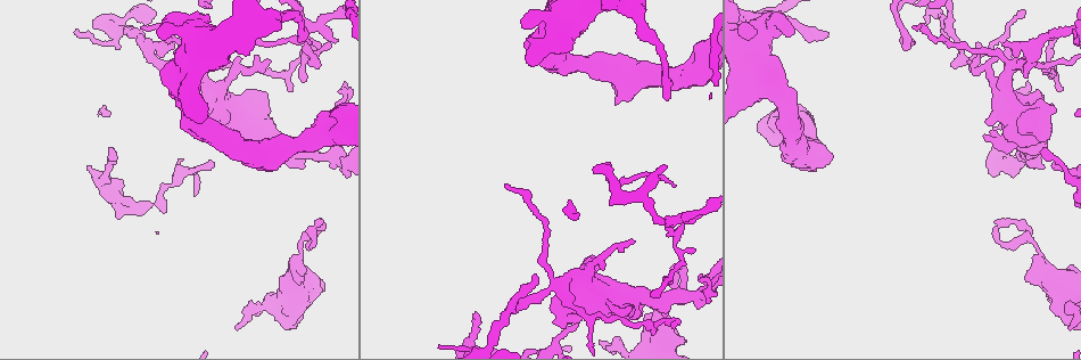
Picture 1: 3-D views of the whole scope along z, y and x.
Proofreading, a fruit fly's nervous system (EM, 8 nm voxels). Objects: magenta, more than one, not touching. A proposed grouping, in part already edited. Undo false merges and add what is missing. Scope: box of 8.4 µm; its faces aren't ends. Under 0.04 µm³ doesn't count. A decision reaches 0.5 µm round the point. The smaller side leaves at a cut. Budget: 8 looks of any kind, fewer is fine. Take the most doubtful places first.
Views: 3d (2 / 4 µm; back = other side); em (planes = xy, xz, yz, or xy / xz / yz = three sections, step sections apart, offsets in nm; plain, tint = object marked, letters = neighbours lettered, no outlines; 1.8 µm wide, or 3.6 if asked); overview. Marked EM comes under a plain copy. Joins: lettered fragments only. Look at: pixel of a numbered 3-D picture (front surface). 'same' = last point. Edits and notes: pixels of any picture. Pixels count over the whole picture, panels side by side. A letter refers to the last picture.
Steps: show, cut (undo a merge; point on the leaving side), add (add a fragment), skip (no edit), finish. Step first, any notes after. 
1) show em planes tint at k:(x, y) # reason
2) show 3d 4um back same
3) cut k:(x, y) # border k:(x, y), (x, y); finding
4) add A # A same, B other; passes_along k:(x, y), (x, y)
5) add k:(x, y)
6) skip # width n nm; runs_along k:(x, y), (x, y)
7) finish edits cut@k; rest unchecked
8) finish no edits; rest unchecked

show 3d 2um at 1:(1041, 149) # free end

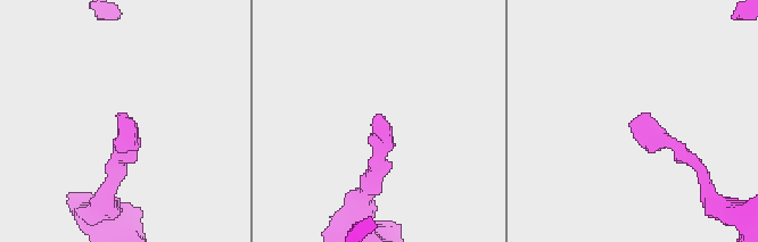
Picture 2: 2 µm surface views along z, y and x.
show em planes letters at 2:(372, 125)

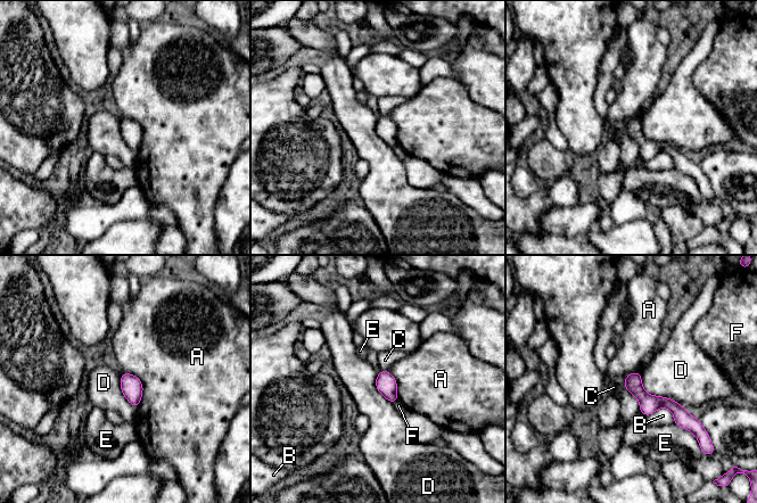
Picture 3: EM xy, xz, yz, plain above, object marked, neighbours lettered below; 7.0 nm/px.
skip # width 130 nm; A other, B other, C other, D other, E other, F other; runs_along 3:(630, 377), (649, 402), (667, 402), (689, 421); none of them fits

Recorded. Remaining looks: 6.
show 3d 2um back at 1:(666, 99) # an open end

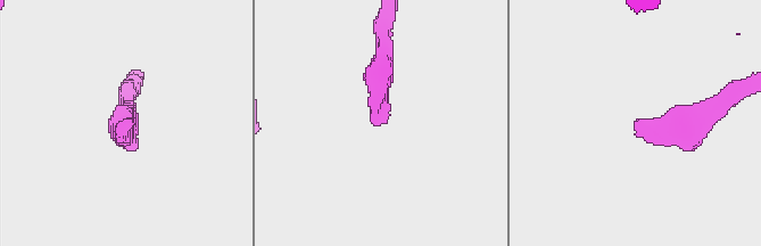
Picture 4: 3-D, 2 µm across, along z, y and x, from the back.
show em planes letters at 4:(634, 124)

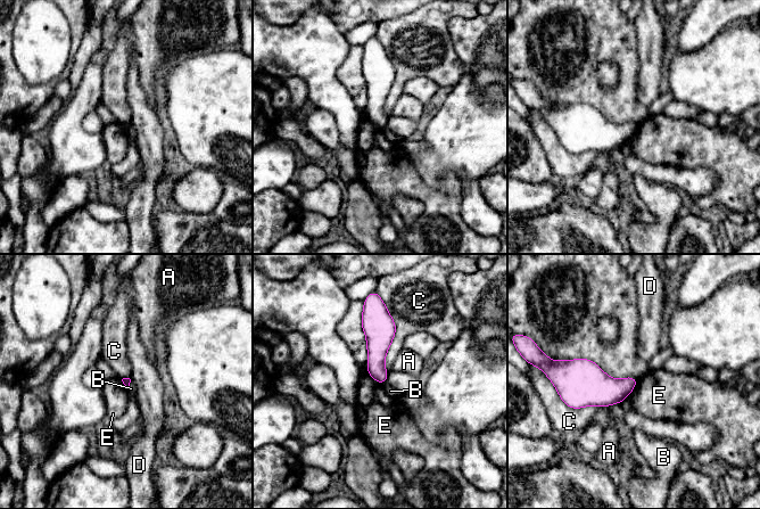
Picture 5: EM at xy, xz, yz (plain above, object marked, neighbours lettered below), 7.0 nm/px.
skip # longest_contact E 600 nm; A other, B other, C other, D other, E other; no lettered fragment goes on from it

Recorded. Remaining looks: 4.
show em 3.6um yz step 4 tint at 1:(760, 45) # thick turns thin

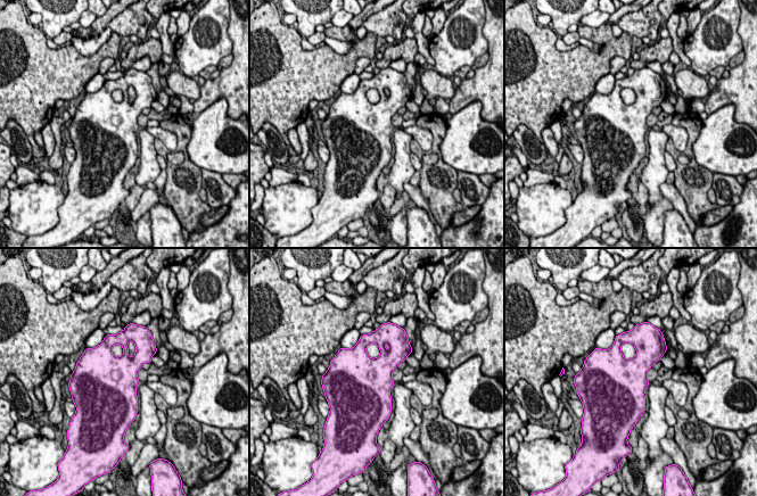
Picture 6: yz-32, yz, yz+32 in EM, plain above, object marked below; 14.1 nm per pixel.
show em 3.6um planes letters same

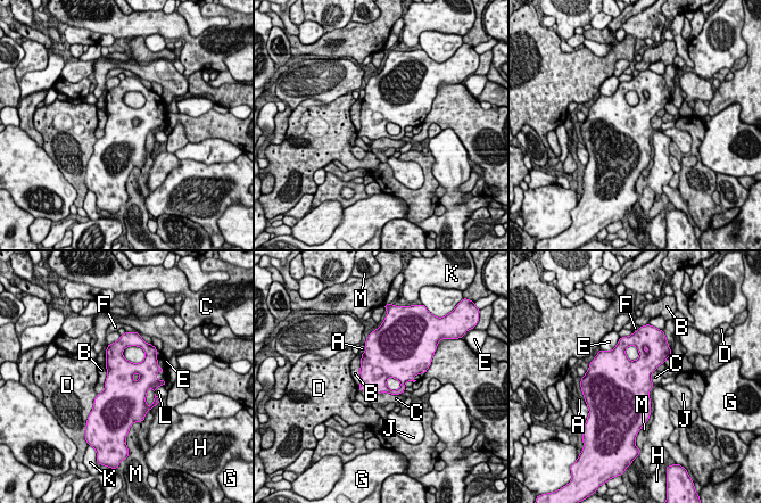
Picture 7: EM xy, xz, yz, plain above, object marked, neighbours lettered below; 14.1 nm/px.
skip # A other, B other, C other, D other, E other, F other, G other, H other, J other, K other, L other, M other; border 7:(399, 394), (377, 393), (372, 396); continuous, no second cell

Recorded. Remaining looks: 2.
show em planes letters at 1:(672, 223) # sharp bend

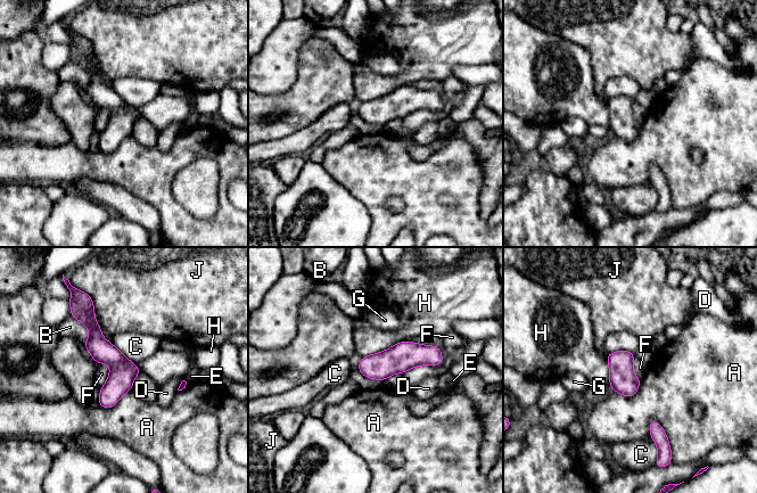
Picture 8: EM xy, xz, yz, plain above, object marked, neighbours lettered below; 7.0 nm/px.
skip # A other, B other, C other, D other, E other, F other, G other, H other, J other; border 8:(444, 358), (402, 372); all the same cell

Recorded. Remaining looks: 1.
finish no edits; rest unchecked

